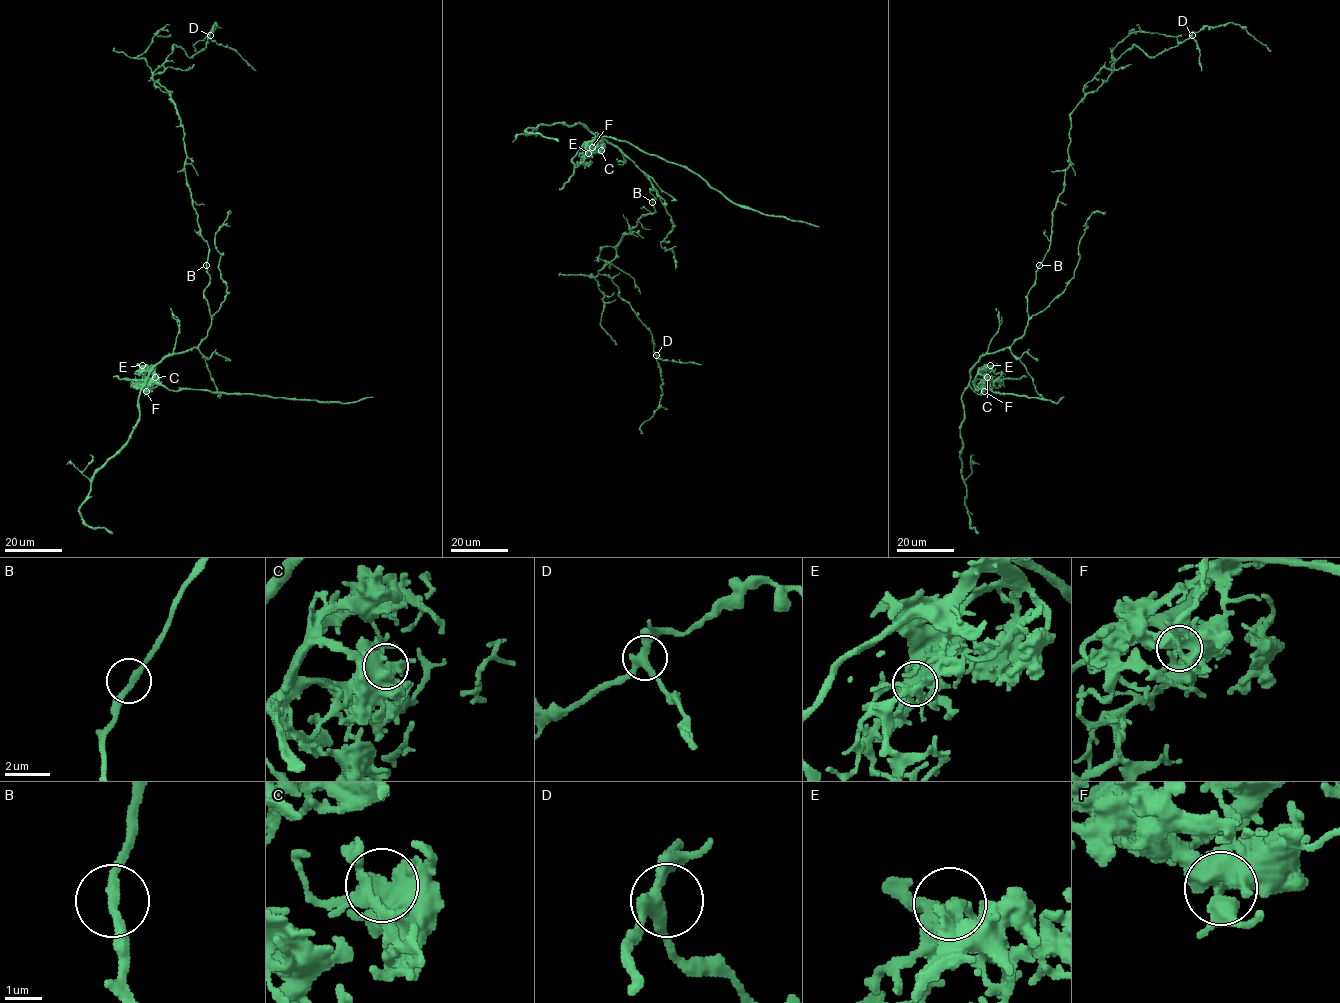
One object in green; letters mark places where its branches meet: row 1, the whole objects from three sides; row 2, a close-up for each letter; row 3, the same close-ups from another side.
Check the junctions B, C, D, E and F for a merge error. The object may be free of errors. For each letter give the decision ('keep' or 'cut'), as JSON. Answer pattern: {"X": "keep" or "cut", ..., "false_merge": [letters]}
{"B": "keep", "C": "keep", "D": "keep", "E": "keep", "F": "cut", "false_merge": ["F"]}

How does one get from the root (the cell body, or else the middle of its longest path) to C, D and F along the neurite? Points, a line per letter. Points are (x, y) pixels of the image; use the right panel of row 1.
C: (1039, 265), (1024, 333), (983, 354), (969, 385), (979, 394), (987, 377)
D: (1039, 265), (1069, 163), (1071, 112), (1134, 44), (1154, 57), (1192, 35)
F: (1039, 265), (1027, 296), (1024, 333), (1010, 346), (983, 354), (970, 371), (969, 385), (978, 394), (984, 391)

